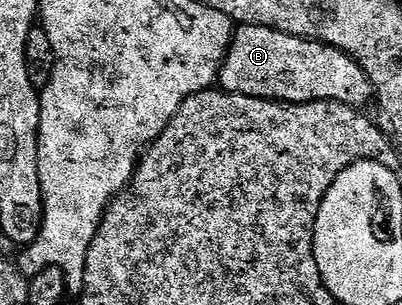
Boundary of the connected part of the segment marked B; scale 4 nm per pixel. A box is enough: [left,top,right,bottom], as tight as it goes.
[217,25,375,107]

